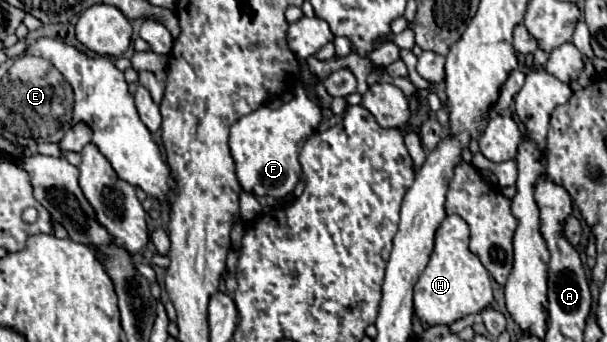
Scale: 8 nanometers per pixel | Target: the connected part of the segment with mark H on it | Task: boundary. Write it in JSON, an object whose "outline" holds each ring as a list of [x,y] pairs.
{"outline":[[[458,214],[448,216],[438,228],[434,254],[414,286],[414,312],[428,326],[448,326],[468,314],[482,312],[492,302],[492,278],[480,258],[470,252],[468,242],[470,228]]]}

